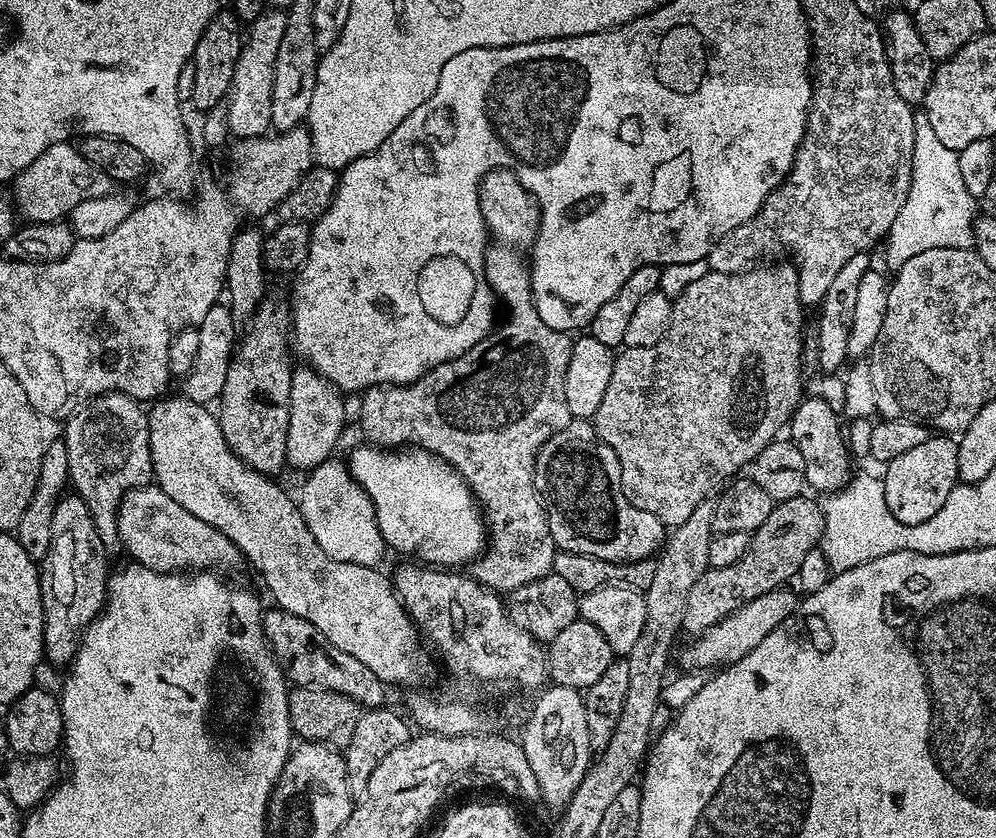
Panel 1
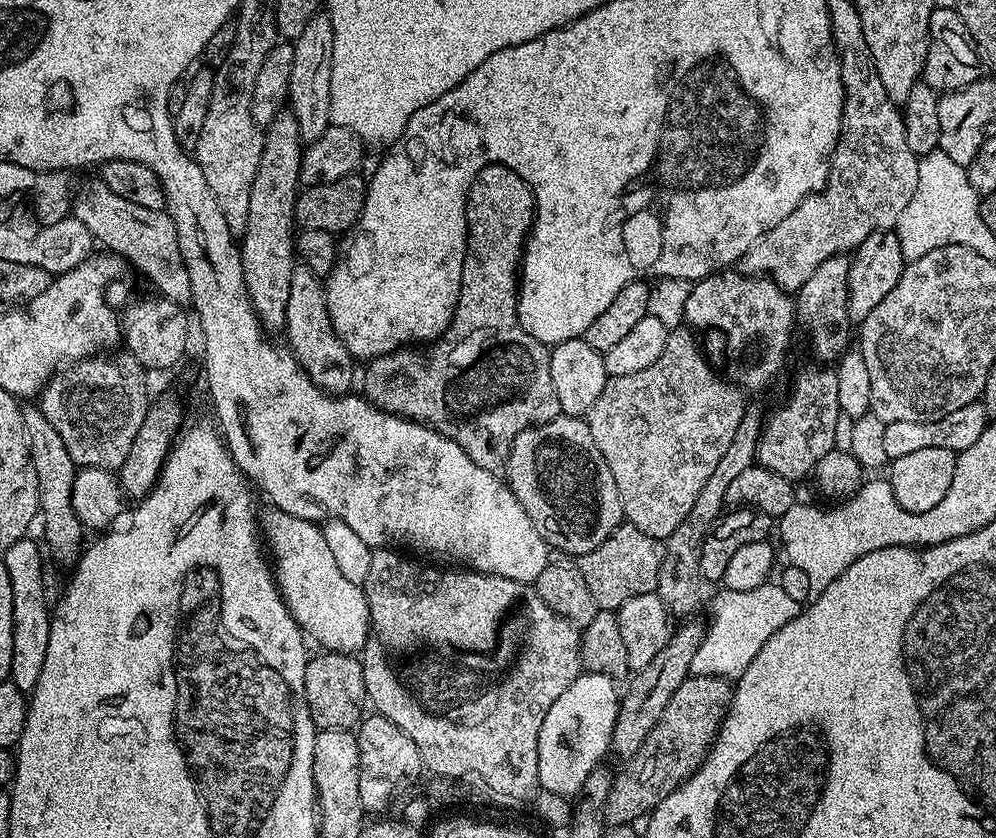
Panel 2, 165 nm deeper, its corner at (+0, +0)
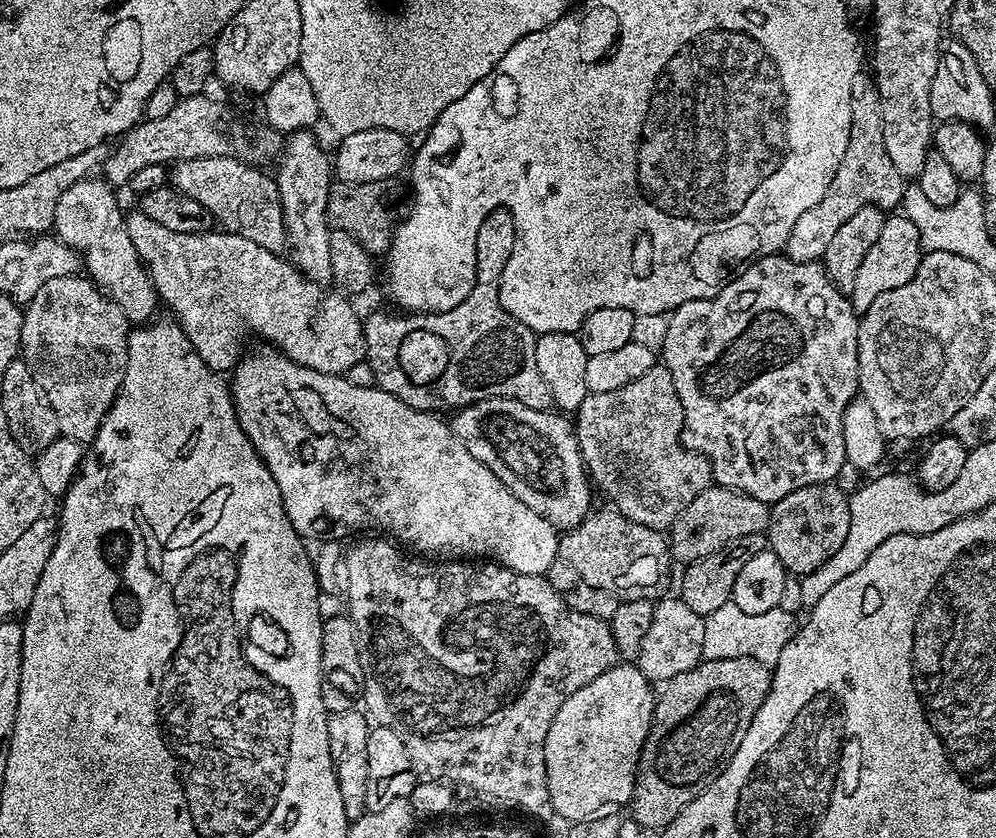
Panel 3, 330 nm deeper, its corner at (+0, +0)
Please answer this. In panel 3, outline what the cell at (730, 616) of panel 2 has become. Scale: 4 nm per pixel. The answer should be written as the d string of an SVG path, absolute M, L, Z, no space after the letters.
M726 603L709 616L704 617L703 659L718 658L752 658L759 664L775 666L782 650L786 650L786 642L796 636L797 617L780 607L766 610L766 614L745 614L738 606Z

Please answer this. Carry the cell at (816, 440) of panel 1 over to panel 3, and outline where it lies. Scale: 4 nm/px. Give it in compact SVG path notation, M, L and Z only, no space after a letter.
M784 254L762 256L759 260L751 261L743 271L733 275L724 287L716 289L710 298L686 302L672 309L662 345L662 364L672 376L674 390L682 406L684 427L680 430L680 439L689 452L707 458L712 468L712 479L719 487L745 492L748 496L758 498L758 502L771 506L786 498L786 494L794 494L794 490L802 486L827 484L834 480L847 458L842 436L843 412L858 396L860 386L859 329L860 316L852 309L851 299L832 285L824 273L823 263L794 262Z

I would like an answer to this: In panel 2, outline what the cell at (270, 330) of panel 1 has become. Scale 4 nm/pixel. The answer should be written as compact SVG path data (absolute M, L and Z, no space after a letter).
M281 110L263 129L262 162L258 162L258 174L254 174L254 186L250 189L250 214L246 218L246 230L239 237L238 247L242 258L242 274L246 282L252 309L260 319L260 325L269 333L280 332L286 322L286 302L290 302L290 274L294 267L294 231L296 222L296 198L300 183L302 141L300 127L290 110Z

